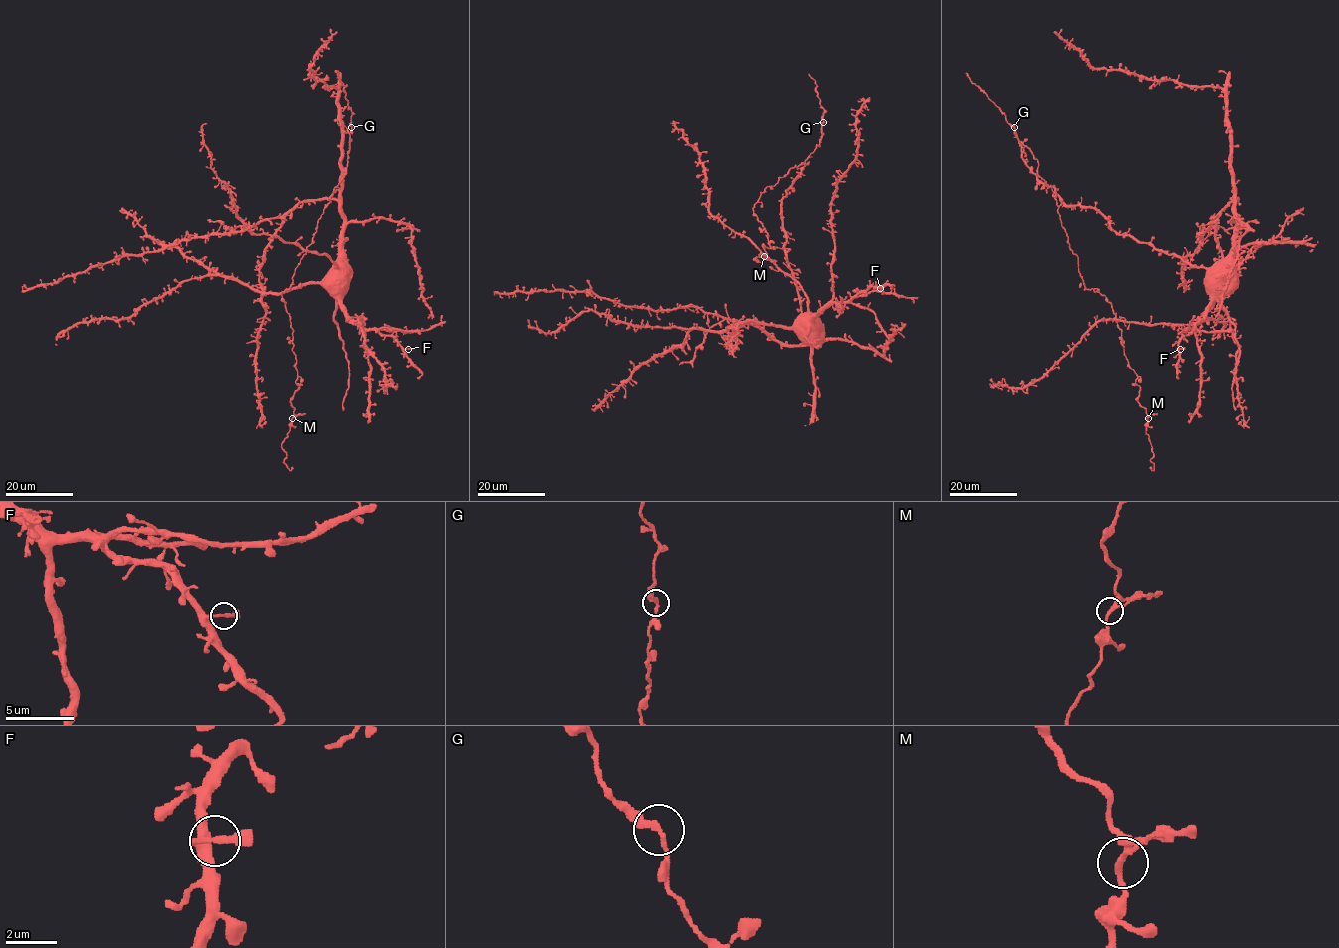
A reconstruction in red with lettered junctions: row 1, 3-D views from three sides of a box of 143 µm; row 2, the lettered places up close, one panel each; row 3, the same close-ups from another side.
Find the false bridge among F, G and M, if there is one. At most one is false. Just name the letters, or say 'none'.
none

